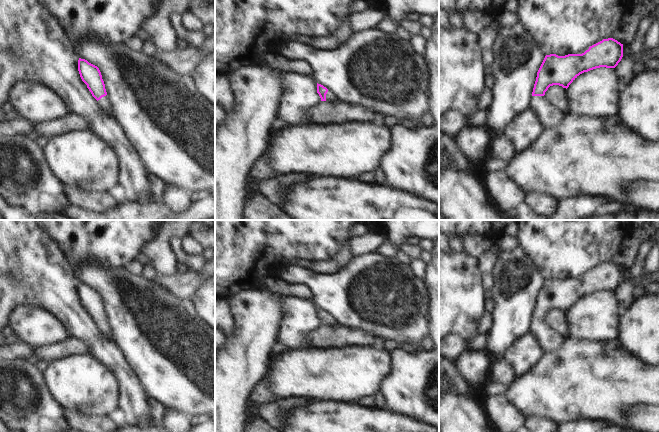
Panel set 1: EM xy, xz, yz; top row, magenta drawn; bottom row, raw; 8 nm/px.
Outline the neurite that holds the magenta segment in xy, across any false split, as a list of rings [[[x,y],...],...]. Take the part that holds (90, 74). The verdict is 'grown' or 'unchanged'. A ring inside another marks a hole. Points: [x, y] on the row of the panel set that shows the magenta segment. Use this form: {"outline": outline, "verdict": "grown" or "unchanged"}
{"outline": [[[79,58],[78,71],[82,81],[87,85],[92,96],[98,101],[101,109],[109,116],[112,116],[112,109],[106,96],[107,92],[99,68],[87,60]]], "verdict": "grown"}

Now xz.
{"outline": [[[317,83],[317,93],[319,94],[321,101],[338,101],[337,97],[332,94],[326,87]]], "verdict": "grown"}

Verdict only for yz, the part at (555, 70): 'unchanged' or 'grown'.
grown

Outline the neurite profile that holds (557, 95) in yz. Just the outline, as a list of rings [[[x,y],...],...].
[[[559,85],[550,86],[545,92],[544,96],[555,108],[559,109],[565,114],[569,113],[569,103],[566,88]]]

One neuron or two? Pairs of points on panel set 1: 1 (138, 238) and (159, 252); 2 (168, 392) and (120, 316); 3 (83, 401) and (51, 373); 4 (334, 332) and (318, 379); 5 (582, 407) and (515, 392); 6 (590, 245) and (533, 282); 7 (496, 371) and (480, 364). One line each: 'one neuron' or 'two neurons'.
1: two neurons
2: one neuron
3: one neuron
4: two neurons
5: one neuron
6: two neurons
7: two neurons

